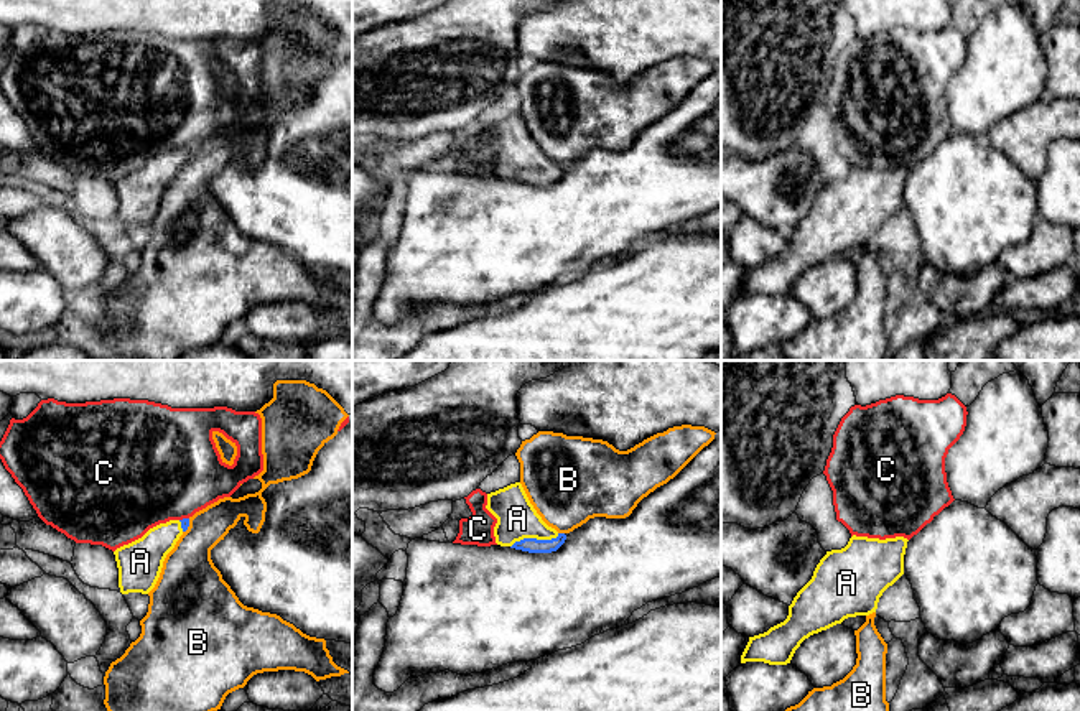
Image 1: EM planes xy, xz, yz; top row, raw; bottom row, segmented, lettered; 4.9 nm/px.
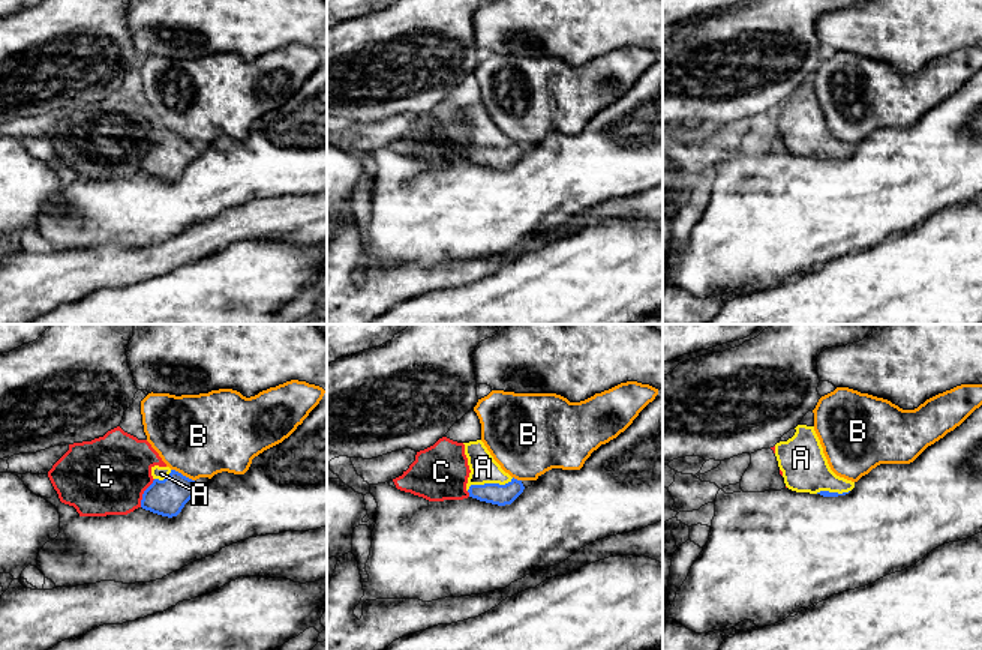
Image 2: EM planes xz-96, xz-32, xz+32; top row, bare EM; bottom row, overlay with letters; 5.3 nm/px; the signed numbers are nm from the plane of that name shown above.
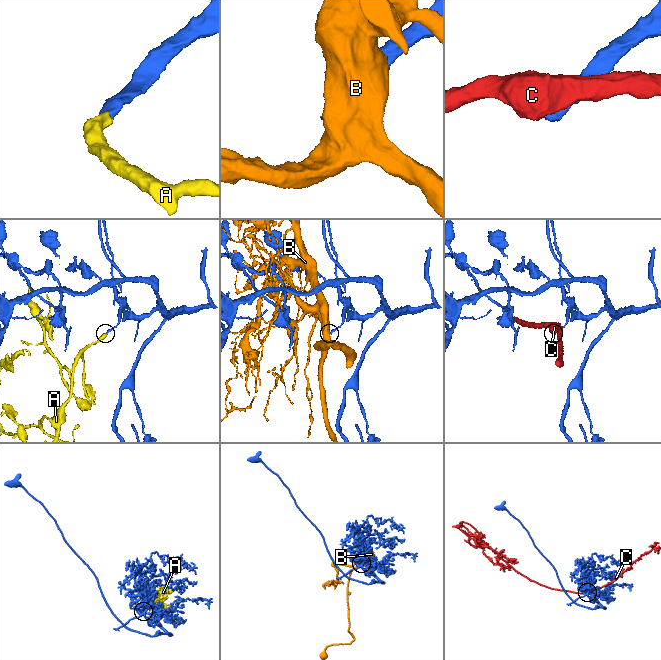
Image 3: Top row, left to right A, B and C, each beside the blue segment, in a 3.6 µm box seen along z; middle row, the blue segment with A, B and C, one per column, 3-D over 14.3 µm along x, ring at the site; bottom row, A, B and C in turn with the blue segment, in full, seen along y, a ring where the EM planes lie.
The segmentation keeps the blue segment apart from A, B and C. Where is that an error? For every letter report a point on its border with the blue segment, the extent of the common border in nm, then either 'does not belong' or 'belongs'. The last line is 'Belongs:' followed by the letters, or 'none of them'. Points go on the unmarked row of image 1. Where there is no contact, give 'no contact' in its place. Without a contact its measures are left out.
A: xz (534, 170) | 240 nm | belongs
B: xz (562, 165) | 30 nm | does not belong
C: xy (183, 150) | 50 nm | does not belong
Belongs: A

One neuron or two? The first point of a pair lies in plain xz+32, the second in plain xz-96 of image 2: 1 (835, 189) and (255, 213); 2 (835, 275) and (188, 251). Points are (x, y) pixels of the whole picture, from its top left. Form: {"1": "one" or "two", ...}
{"1": "two", "2": "two"}

